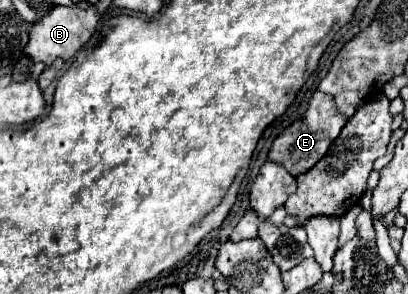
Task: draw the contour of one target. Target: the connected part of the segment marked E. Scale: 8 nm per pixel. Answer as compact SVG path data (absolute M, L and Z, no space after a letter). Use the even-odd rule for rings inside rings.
M315 91L309 105L307 105L307 111L303 113L303 117L297 119L295 123L291 123L273 141L273 145L269 149L269 161L275 161L275 163L283 165L293 177L297 177L297 175L309 171L313 165L317 165L321 161L321 157L329 151L331 143L337 139L337 135L341 133L345 123L347 123L347 117L337 113L333 97L329 97L321 91Z

